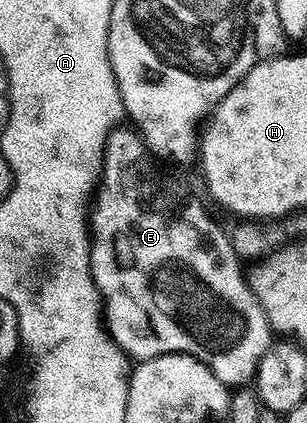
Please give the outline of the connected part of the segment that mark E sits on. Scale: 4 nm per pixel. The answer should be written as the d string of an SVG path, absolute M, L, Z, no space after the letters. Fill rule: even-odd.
M117 126L111 131L110 134L107 135L107 145L105 146L105 150L103 151L103 170L99 178L99 182L97 185L97 191L93 196L93 203L89 208L89 235L91 237L91 273L93 274L93 278L95 279L95 285L97 286L97 290L103 295L103 319L105 321L105 327L108 332L111 333L111 339L115 341L115 345L121 349L122 352L126 354L132 361L142 362L148 360L149 358L157 358L158 356L164 356L165 354L189 354L193 358L197 358L201 362L205 362L205 366L209 366L209 370L213 370L213 374L217 374L217 378L221 378L221 382L228 386L243 386L248 382L254 381L255 372L259 368L259 363L261 362L261 358L265 354L265 350L270 344L273 343L273 329L271 323L267 320L267 315L265 314L265 310L262 305L259 304L257 298L253 294L253 290L251 289L251 285L248 284L247 278L245 275L244 265L241 263L239 256L233 250L233 246L231 245L230 235L225 231L223 232L223 228L218 224L217 221L214 220L213 217L210 216L209 213L203 209L203 204L198 200L197 197L194 196L193 193L190 192L189 189L186 188L185 185L182 184L181 181L178 180L175 176L170 176L167 172L162 172L159 169L160 161L156 159L153 155L150 148L148 148L146 141L143 140L143 137L139 134L138 131L134 127L126 126L127 128L123 128L124 126Z

